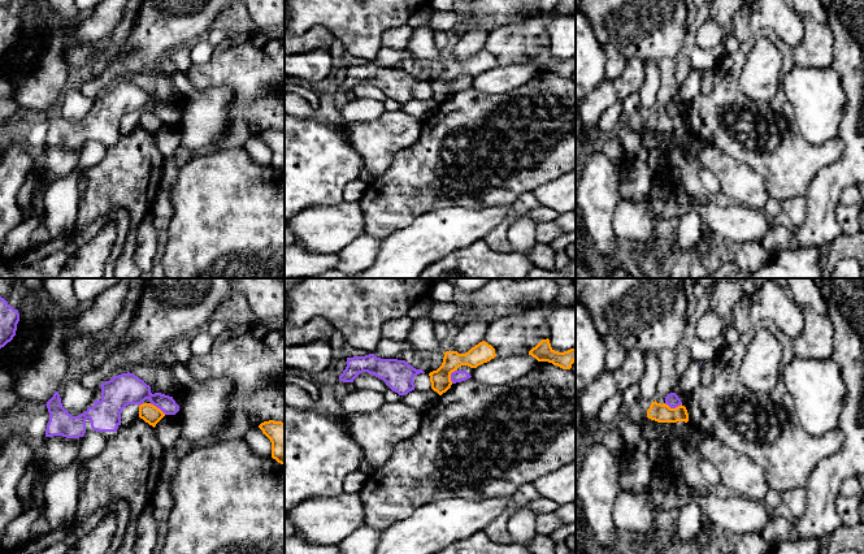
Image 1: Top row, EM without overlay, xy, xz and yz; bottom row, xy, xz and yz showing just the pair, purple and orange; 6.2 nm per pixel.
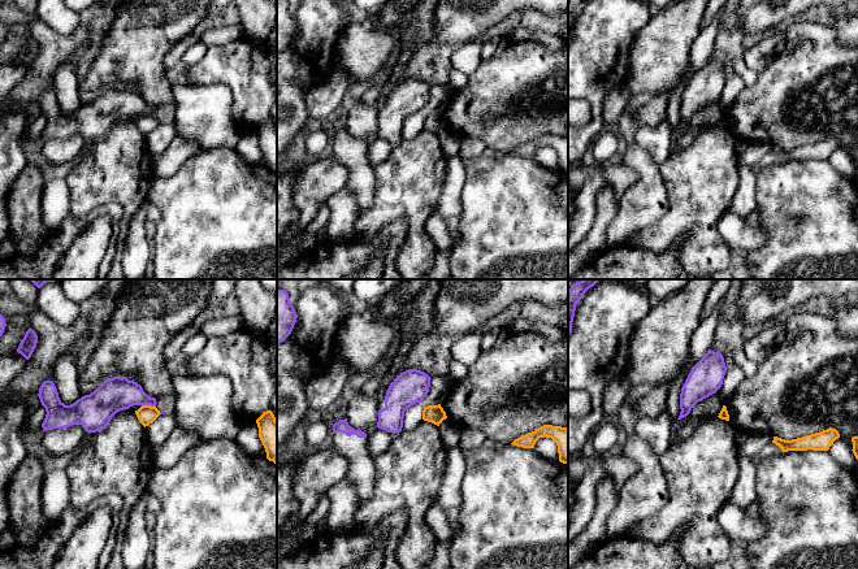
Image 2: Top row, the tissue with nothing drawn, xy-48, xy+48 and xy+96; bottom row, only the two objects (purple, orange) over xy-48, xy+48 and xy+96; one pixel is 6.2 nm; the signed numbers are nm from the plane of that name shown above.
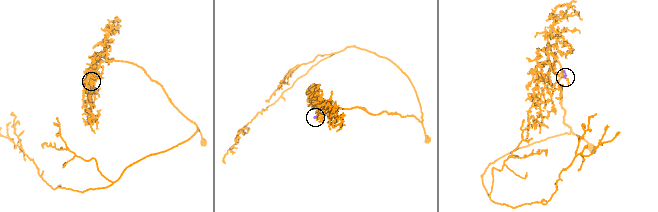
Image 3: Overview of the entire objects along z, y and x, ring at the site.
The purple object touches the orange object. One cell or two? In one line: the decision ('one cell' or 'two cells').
two cells

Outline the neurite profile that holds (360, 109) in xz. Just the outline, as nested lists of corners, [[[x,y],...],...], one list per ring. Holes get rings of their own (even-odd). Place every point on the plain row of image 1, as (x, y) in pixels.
[[[355,99],[339,111],[340,116],[348,124],[373,121],[378,118],[383,112],[383,101],[366,99]]]

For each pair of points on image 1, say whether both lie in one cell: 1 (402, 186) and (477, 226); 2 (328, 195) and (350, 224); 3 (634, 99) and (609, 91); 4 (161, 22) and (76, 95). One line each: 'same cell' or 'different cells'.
1: different cells
2: different cells
3: different cells
4: different cells

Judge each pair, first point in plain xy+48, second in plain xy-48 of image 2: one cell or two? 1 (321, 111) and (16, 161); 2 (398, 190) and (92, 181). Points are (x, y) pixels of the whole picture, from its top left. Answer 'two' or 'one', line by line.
1: two
2: one

